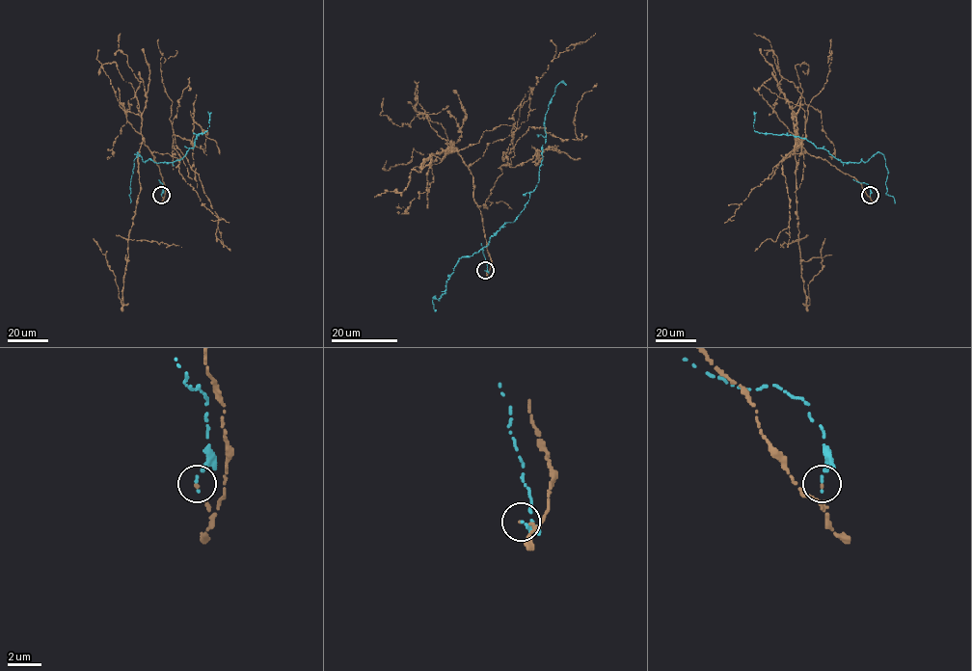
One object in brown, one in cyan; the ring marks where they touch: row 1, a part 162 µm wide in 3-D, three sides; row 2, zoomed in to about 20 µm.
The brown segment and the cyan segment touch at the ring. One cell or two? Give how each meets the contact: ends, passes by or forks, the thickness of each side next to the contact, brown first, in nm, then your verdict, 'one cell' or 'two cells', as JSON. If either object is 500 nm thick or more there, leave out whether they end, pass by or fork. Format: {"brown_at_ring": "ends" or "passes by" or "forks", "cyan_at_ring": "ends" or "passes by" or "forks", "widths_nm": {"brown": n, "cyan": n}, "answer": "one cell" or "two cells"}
{"brown_at_ring": "ends", "cyan_at_ring": "ends", "widths_nm": {"brown": 130, "cyan": 180}, "answer": "two cells"}

